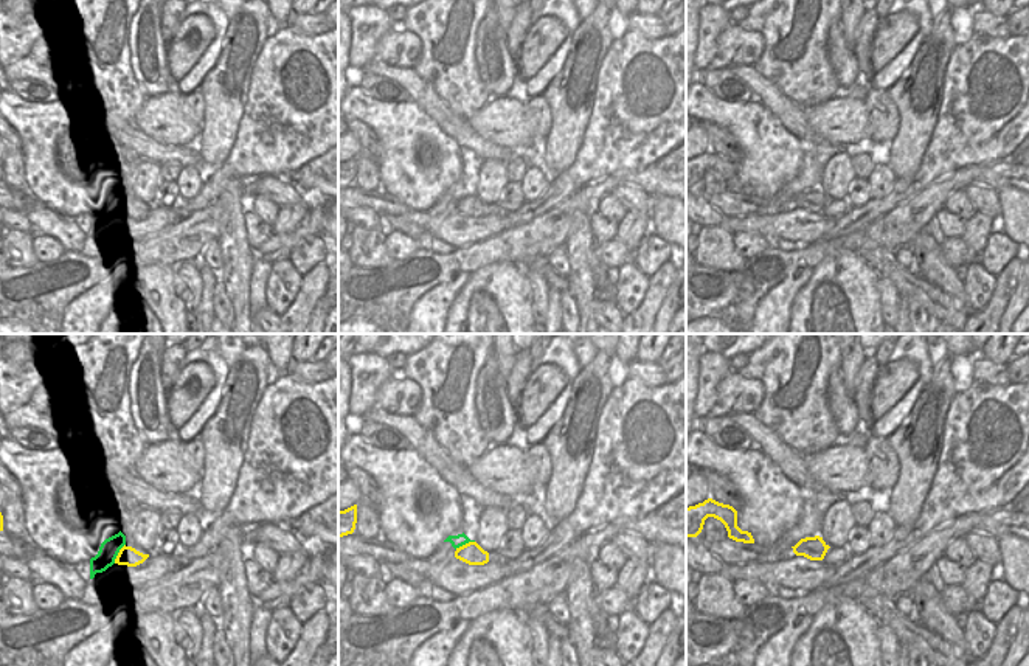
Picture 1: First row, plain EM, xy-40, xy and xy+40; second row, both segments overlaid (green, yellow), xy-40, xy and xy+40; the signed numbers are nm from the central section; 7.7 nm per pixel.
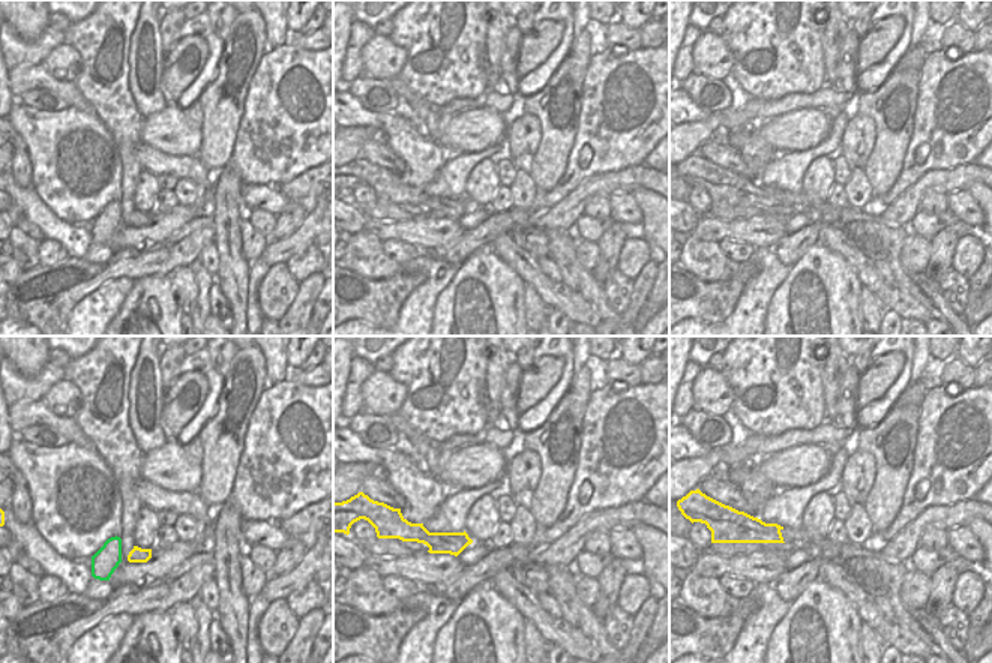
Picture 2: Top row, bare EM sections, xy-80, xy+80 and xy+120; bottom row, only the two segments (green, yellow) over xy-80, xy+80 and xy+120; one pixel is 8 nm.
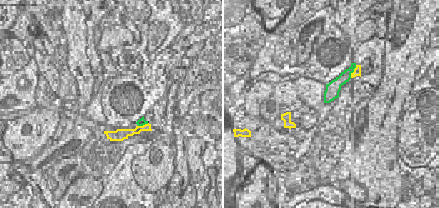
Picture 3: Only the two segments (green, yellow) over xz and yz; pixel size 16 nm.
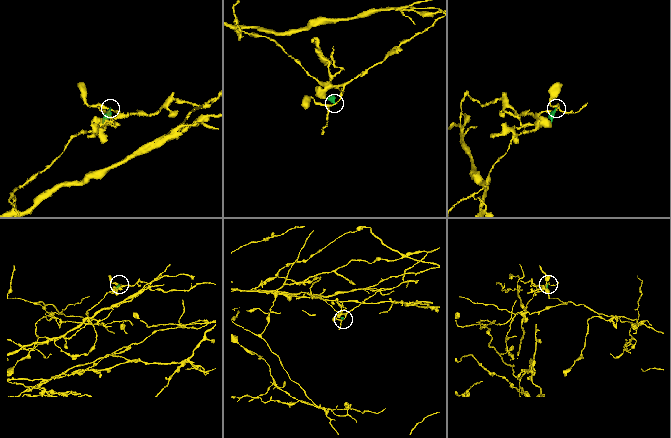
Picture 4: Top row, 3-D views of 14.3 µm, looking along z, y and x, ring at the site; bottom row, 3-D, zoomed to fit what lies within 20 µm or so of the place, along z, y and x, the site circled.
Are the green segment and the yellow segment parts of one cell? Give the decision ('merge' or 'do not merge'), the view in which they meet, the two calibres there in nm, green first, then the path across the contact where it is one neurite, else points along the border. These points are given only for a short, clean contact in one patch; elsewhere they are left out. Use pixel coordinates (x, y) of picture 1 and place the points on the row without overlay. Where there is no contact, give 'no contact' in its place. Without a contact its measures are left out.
do not merge; contact in xy-40; calibres 150 and 150 nm

